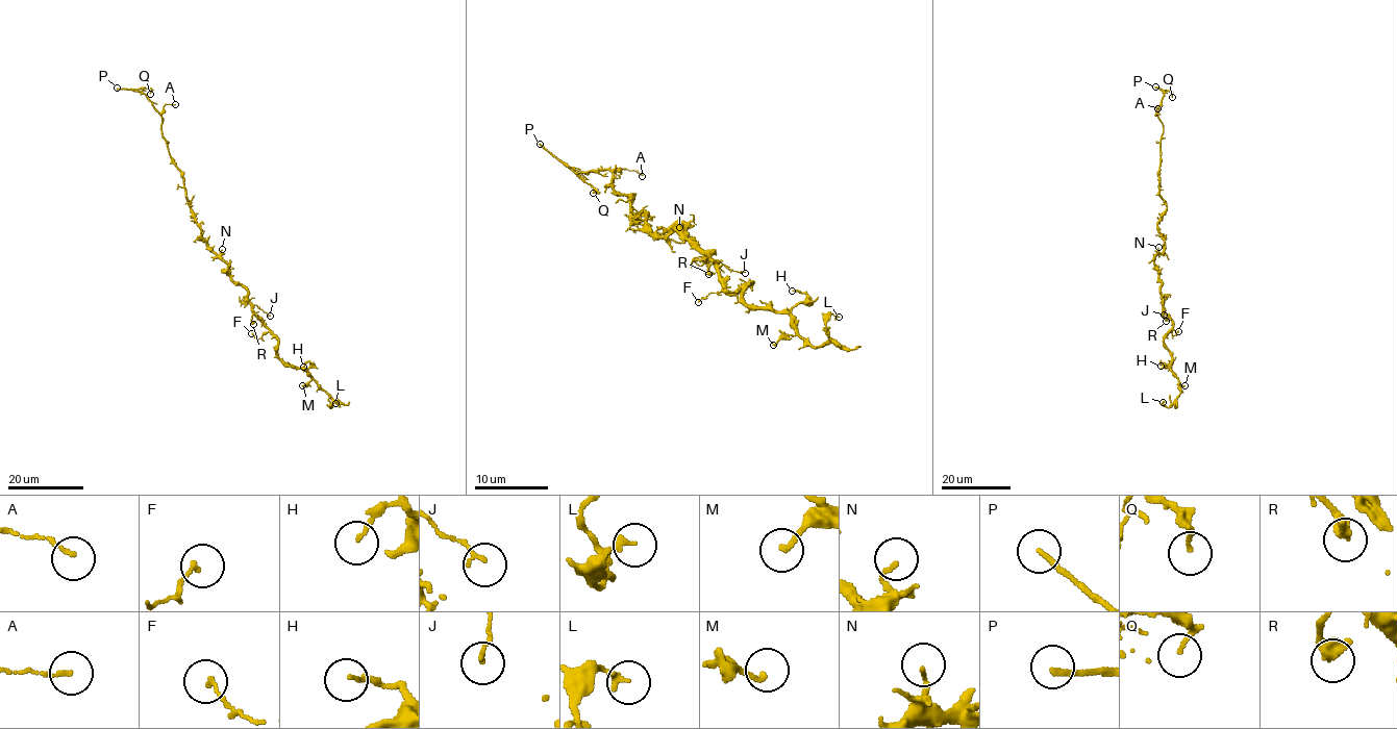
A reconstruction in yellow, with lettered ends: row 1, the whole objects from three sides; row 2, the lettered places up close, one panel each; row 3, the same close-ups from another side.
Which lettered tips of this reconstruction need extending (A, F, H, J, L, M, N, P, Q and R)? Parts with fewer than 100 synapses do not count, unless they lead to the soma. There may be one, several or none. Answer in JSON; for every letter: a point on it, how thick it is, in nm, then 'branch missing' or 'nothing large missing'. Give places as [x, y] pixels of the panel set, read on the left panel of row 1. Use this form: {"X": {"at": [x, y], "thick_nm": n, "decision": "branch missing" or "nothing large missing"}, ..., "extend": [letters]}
{"A": {"at": [175, 104], "thick_nm": 110, "decision": "nothing large missing"}, "F": {"at": [251, 333], "thick_nm": 140, "decision": "nothing large missing"}, "H": {"at": [303, 367], "thick_nm": 140, "decision": "nothing large missing"}, "J": {"at": [270, 316], "thick_nm": 120, "decision": "nothing large missing"}, "L": {"at": [335, 403], "thick_nm": 200, "decision": "nothing large missing"}, "M": {"at": [302, 385], "thick_nm": 190, "decision": "nothing large missing"}, "N": {"at": [222, 249], "thick_nm": 110, "decision": "nothing large missing"}, "P": {"at": [117, 88], "thick_nm": 160, "decision": "branch missing"}, "Q": {"at": [150, 94], "thick_nm": 100, "decision": "nothing large missing"}, "R": {"at": [253, 324], "thick_nm": 440, "decision": "nothing large missing"}, "extend": ["P"]}

